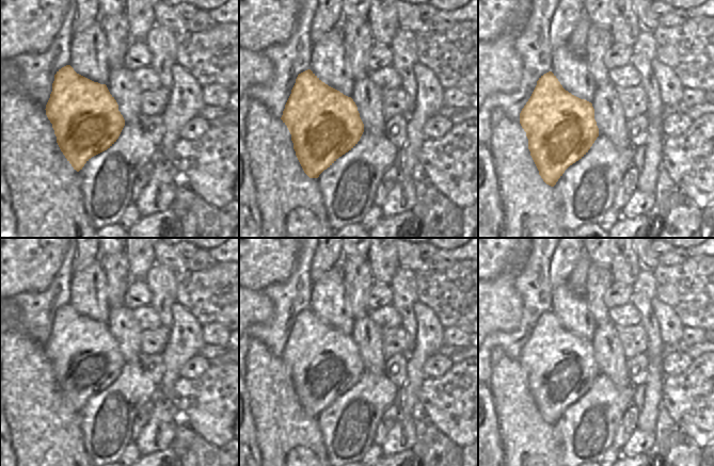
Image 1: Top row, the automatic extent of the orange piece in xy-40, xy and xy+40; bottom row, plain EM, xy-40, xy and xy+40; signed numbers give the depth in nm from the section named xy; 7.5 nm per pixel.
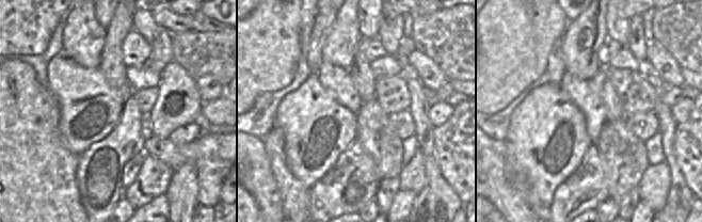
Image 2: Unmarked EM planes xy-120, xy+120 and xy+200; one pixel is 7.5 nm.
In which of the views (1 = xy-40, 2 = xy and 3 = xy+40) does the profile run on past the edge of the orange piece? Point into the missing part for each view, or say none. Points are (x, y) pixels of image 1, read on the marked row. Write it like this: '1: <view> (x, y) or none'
1: none
2: none
3: none

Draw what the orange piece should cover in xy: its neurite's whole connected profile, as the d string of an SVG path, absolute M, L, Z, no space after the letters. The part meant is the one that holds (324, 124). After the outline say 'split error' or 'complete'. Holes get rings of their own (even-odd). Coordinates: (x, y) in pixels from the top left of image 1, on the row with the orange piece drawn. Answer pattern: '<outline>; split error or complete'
M311 69L298 75L281 119L291 134L296 156L310 178L318 178L339 157L351 150L364 132L353 99L322 82Z; complete

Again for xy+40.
M552 71L544 74L537 81L530 98L520 113L520 124L526 132L528 149L539 171L539 175L551 187L556 184L570 165L582 159L588 152L599 136L599 128L594 119L592 103L566 91Z; complete

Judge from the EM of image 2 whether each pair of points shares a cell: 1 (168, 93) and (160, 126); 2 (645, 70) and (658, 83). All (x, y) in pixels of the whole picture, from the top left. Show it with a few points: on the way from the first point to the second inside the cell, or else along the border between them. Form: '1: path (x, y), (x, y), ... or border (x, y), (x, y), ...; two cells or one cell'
1: path (164, 101), (161, 108), (161, 117); one cell
2: path (649, 73), (655, 80); one cell

